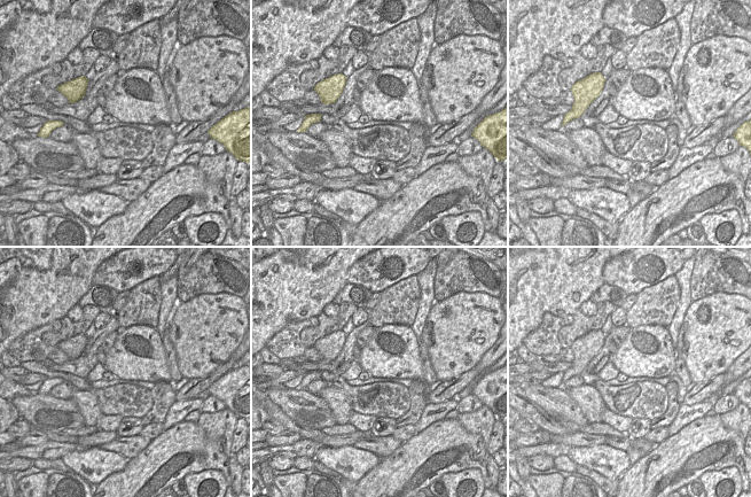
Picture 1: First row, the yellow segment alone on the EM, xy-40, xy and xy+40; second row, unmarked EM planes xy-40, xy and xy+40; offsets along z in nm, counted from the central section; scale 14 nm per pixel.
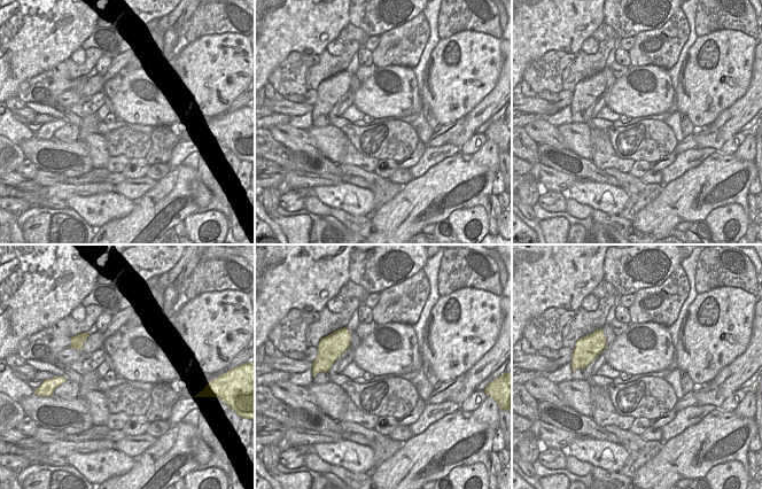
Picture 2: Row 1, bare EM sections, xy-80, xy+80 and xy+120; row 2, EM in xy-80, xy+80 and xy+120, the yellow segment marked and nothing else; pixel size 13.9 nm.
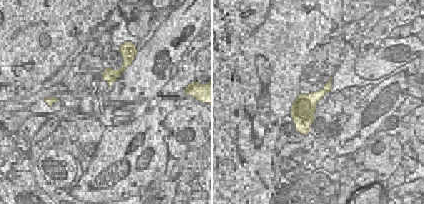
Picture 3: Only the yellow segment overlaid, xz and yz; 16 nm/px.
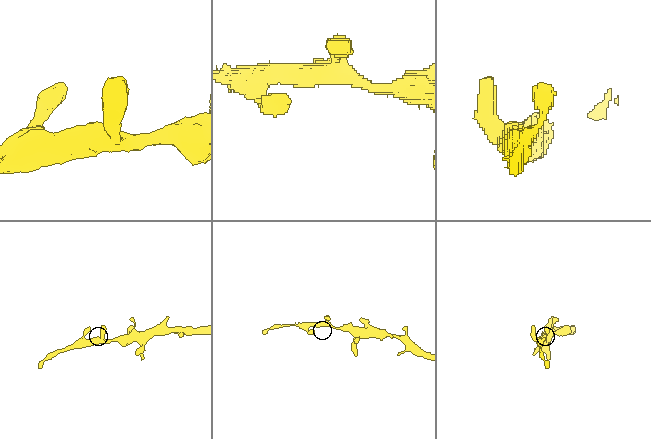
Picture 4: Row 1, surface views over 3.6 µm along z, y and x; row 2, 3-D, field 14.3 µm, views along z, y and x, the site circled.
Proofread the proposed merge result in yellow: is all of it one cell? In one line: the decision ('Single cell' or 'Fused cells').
Single cell

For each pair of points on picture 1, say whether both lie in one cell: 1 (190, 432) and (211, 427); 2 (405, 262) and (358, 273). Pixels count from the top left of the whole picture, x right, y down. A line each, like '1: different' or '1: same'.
1: different
2: same

